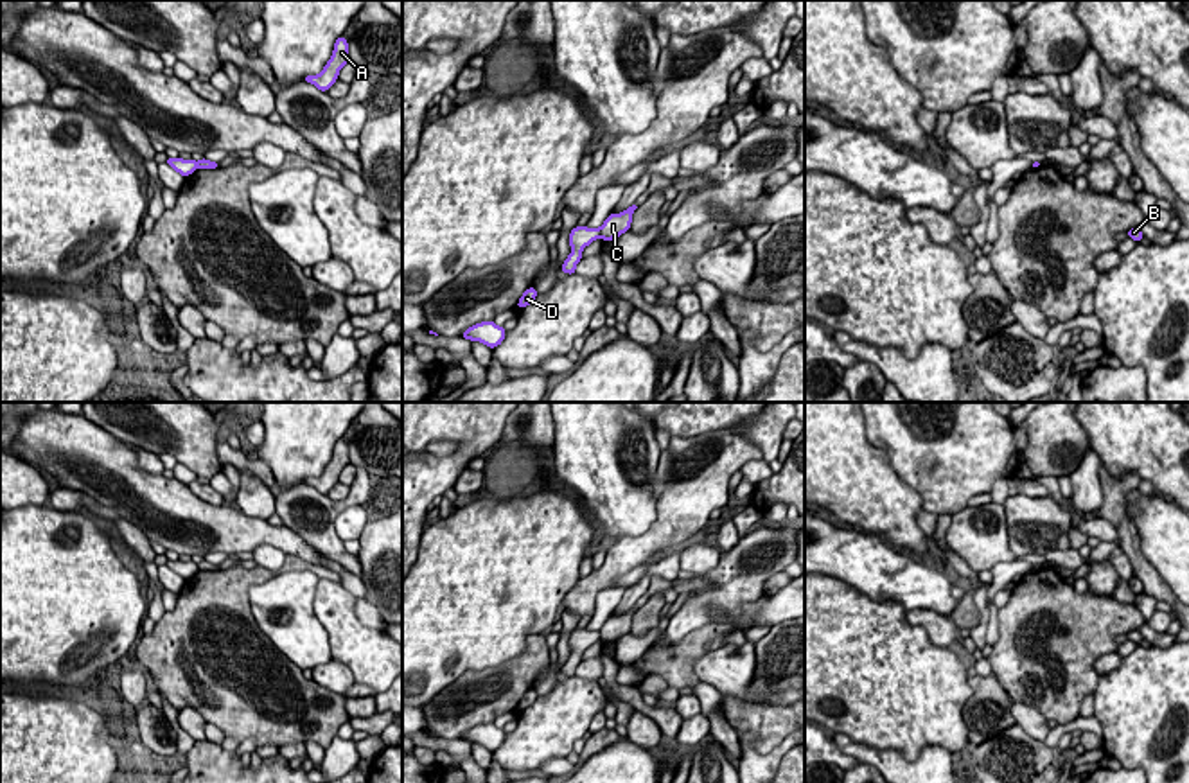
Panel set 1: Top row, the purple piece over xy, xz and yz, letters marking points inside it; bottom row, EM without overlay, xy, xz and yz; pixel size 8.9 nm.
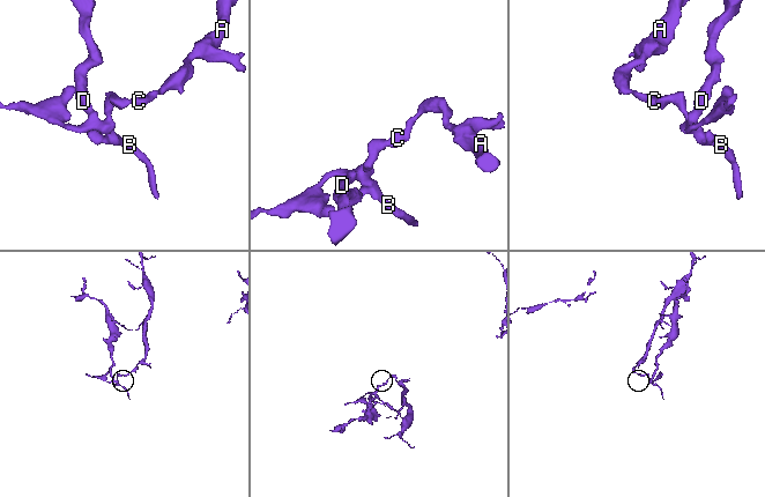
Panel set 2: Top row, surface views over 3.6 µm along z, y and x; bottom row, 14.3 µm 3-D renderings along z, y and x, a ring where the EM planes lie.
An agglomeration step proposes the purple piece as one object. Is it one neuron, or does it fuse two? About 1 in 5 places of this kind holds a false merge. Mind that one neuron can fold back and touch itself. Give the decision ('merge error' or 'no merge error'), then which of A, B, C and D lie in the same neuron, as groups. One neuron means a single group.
merge error; A C / B D

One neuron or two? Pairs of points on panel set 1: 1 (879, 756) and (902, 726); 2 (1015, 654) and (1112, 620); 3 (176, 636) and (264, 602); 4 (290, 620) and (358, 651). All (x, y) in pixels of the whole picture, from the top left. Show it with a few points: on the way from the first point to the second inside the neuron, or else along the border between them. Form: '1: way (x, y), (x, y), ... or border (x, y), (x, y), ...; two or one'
1: border (845, 733), (907, 760), (925, 747); two
2: way (1021, 624), (1044, 607), (1064, 620), (1082, 620); one
3: border (277, 575), (248, 589), (250, 613), (273, 643); two
4: border (313, 597), (313, 613), (327, 634), (333, 659); two

